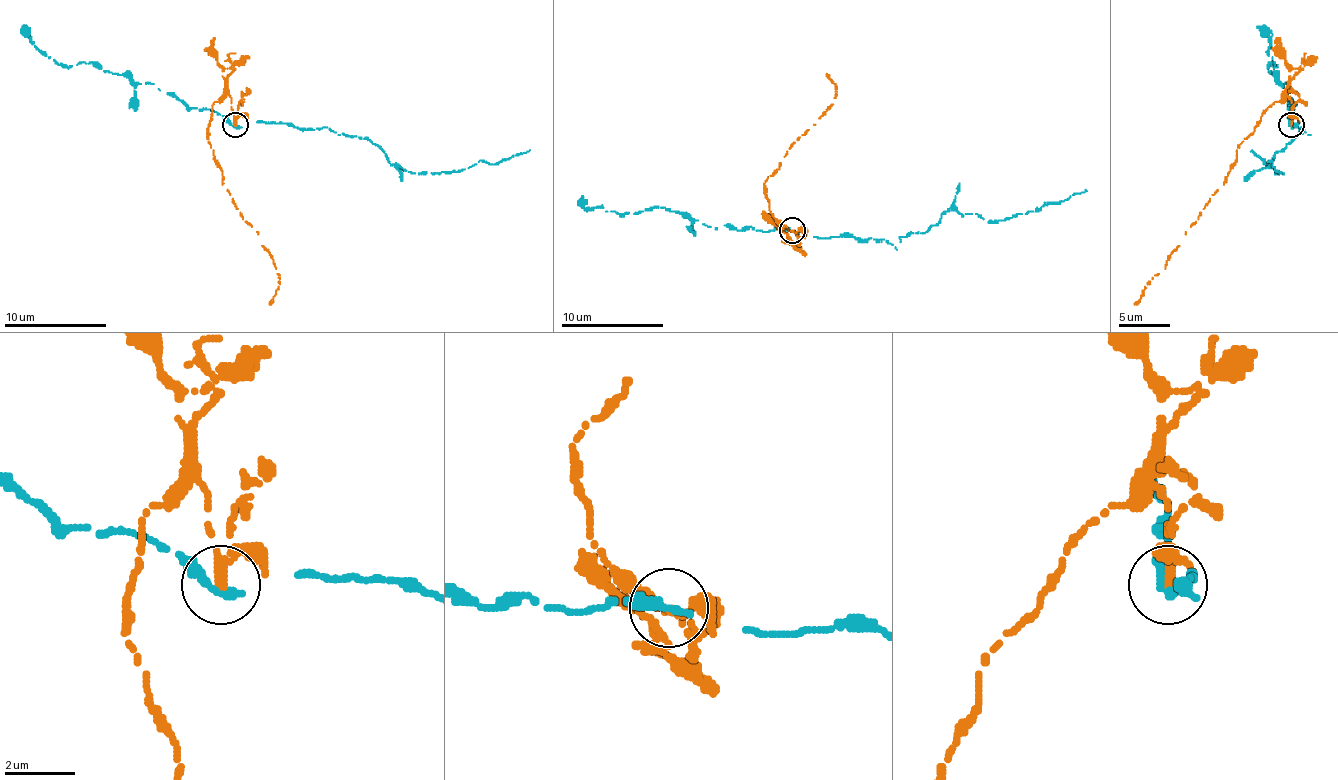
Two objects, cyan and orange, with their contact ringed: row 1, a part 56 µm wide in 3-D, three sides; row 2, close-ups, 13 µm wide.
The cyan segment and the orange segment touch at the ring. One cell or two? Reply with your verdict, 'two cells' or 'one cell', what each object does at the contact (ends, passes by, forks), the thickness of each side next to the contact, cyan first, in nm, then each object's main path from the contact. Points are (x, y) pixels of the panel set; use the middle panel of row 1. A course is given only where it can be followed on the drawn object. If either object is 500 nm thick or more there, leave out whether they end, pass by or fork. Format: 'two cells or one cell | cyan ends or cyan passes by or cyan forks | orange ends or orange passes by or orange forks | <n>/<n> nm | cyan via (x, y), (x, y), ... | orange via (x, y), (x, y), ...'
two cells | cyan ends | orange forks | 380/160 nm | cyan via (791, 230), (814, 237), (883, 240), (896, 247), (911, 232), (924, 232), (949, 209), (998, 222), (1087, 191) | orange via (791, 230), (778, 222), (768, 209), (763, 184), (778, 168), (789, 148), (832, 105), (837, 87), (827, 74)

